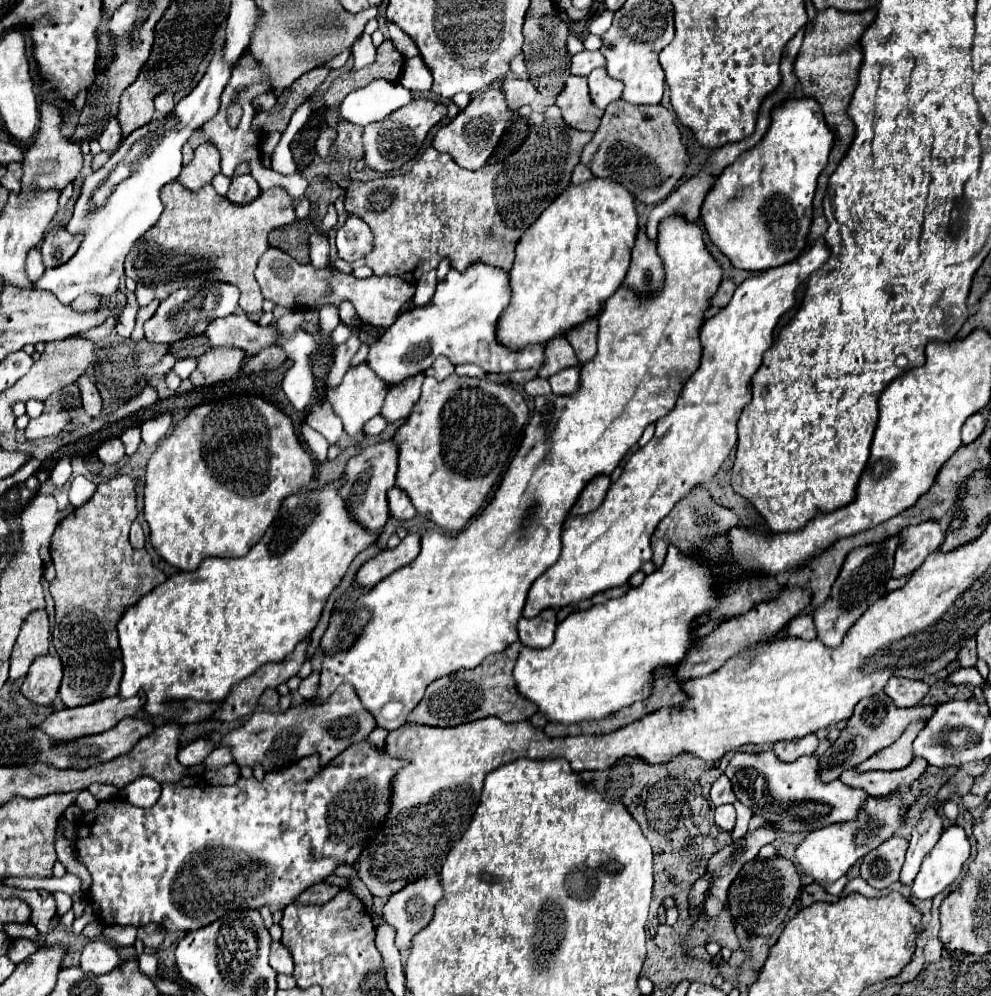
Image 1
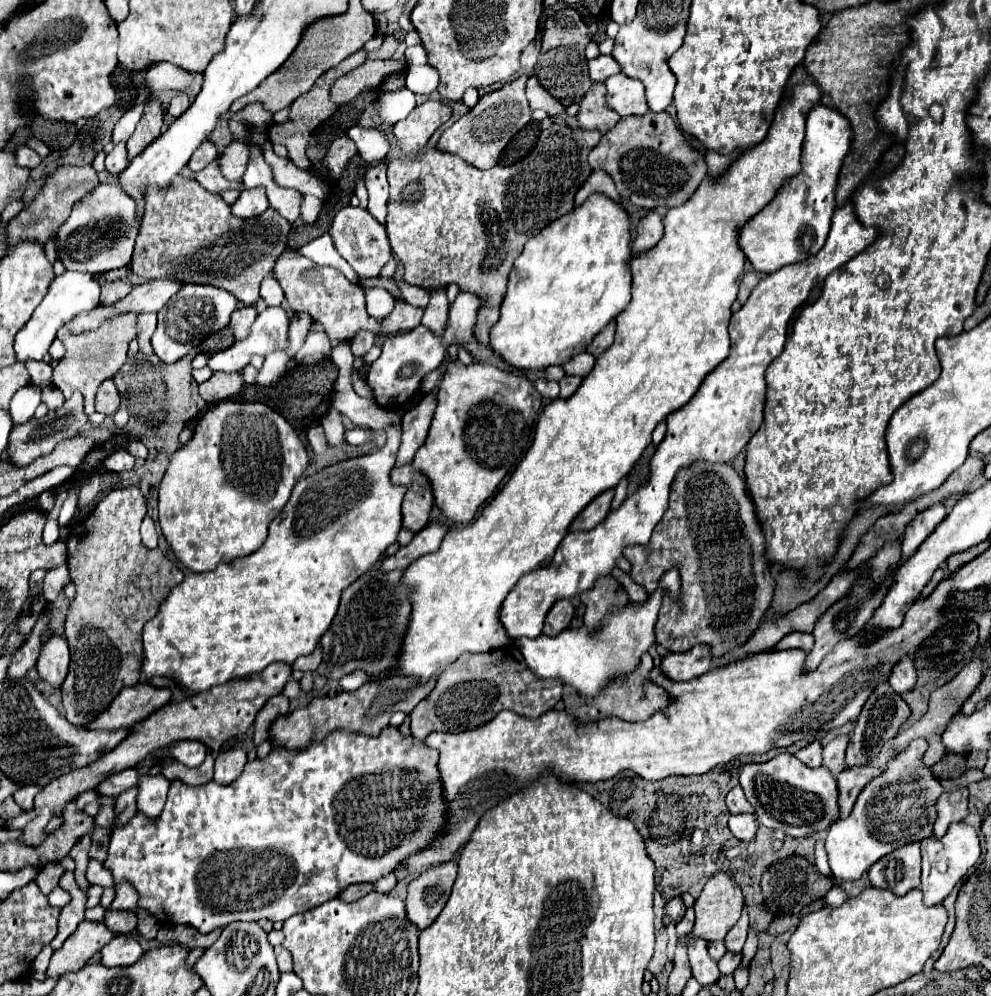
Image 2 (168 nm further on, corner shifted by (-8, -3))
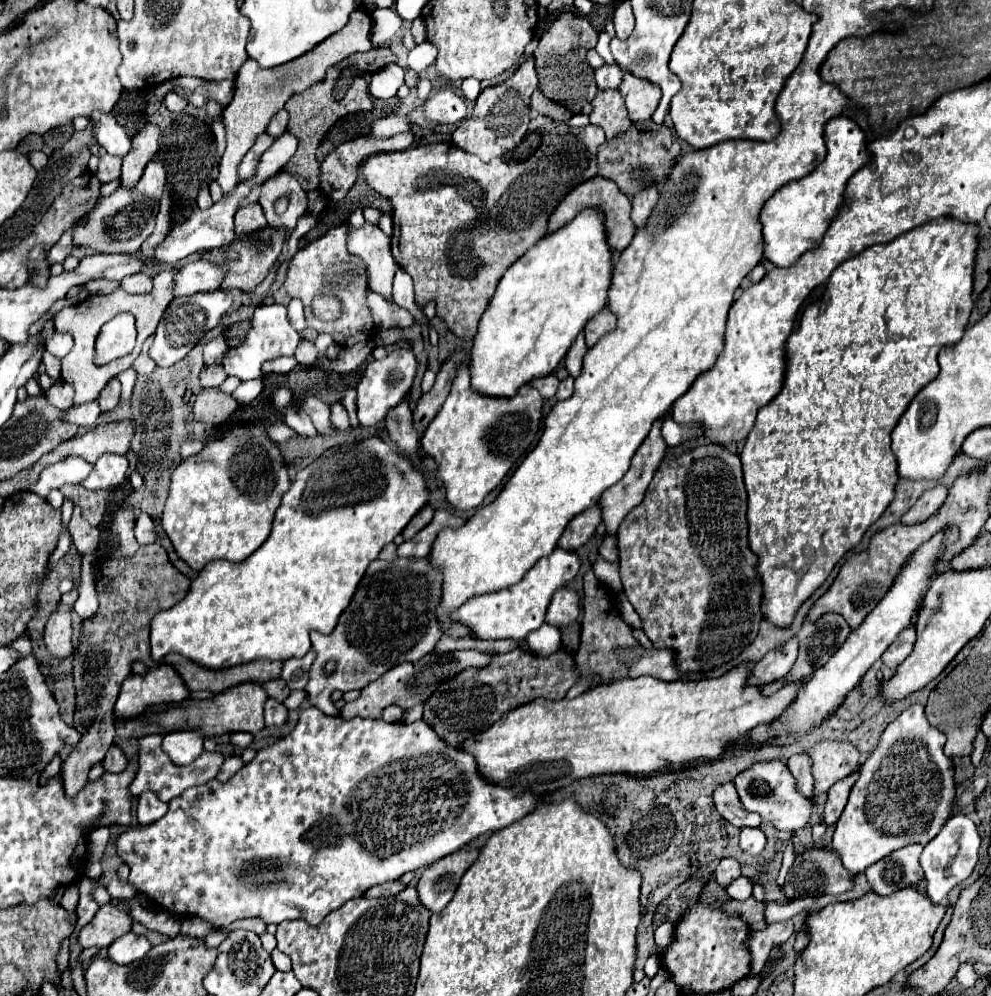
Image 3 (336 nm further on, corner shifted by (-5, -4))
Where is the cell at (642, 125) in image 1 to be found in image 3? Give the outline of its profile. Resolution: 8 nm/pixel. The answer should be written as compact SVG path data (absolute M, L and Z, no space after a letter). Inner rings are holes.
M651 119L643 123L633 123L629 131L617 135L615 139L609 139L605 145L597 149L597 167L599 175L607 177L617 183L617 187L633 199L637 191L657 187L661 189L669 181L671 169L677 165L677 159L681 155L681 145L673 137L667 125L657 125Z

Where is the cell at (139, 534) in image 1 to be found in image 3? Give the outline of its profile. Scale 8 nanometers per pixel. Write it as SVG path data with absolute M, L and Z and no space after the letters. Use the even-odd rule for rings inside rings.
M141 513L137 517L135 523L135 537L141 545L151 545L155 543L155 527L153 527L153 519L147 513Z

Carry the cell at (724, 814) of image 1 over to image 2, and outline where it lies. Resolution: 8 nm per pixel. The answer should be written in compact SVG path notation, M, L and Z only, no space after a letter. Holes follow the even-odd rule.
M738 814L738 816L730 816L730 832L738 838L738 840L744 840L744 842L750 842L756 838L756 832L758 832L758 826L756 826L756 820L752 814Z

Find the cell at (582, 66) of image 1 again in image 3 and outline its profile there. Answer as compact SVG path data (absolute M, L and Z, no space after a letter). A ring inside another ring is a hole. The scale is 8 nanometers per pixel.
M603 65L595 69L595 81L599 89L617 89L623 79L623 71L619 65Z

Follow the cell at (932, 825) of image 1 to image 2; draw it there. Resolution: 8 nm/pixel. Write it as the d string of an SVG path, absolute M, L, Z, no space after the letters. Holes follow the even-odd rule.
M954 788L940 796L938 818L934 822L934 836L942 836L952 822L968 816L968 788Z

